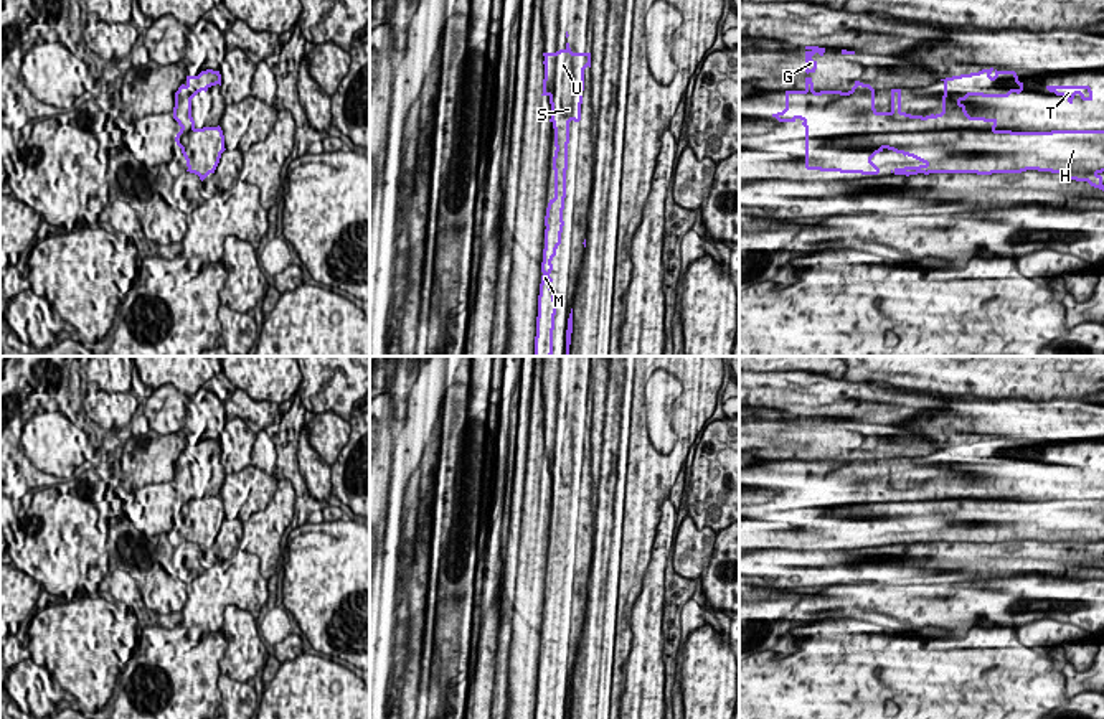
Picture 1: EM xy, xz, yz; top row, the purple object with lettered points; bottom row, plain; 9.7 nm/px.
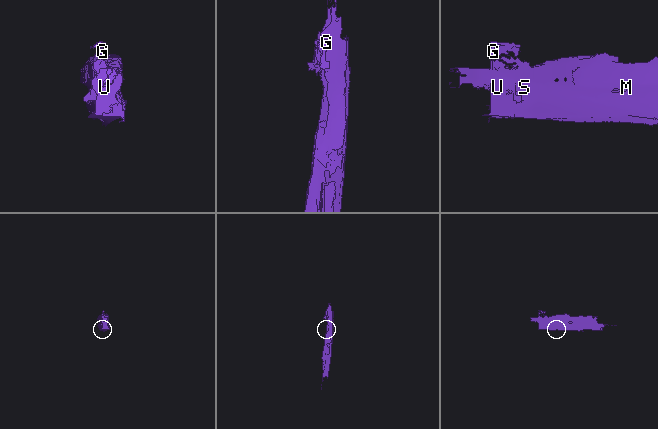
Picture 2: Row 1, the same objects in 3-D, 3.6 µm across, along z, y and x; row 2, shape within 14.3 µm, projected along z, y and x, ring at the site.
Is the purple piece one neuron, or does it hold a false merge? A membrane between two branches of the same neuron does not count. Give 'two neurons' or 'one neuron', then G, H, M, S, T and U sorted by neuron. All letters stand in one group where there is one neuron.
two neurons; G H S T U / M

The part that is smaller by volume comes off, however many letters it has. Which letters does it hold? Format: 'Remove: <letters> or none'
Remove: M

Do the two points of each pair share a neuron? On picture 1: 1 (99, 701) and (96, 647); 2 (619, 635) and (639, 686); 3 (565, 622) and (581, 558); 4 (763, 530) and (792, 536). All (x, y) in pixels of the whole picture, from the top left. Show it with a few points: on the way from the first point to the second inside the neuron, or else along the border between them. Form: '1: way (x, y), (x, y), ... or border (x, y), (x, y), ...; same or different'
1: way (99, 688), (98, 660); same
2: border (631, 619), (631, 652), (621, 695); different
3: way (571, 606), (571, 589), (578, 574); same
4: way (769, 530), (786, 530); same

